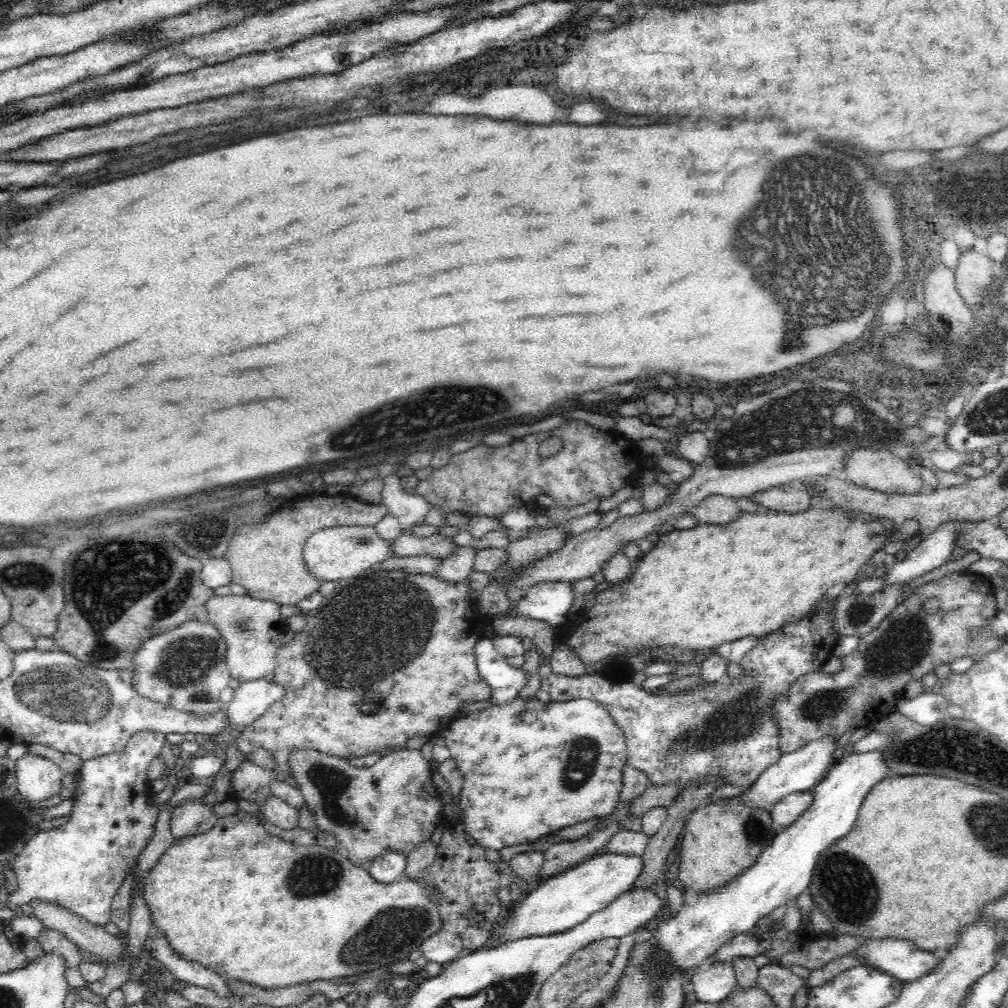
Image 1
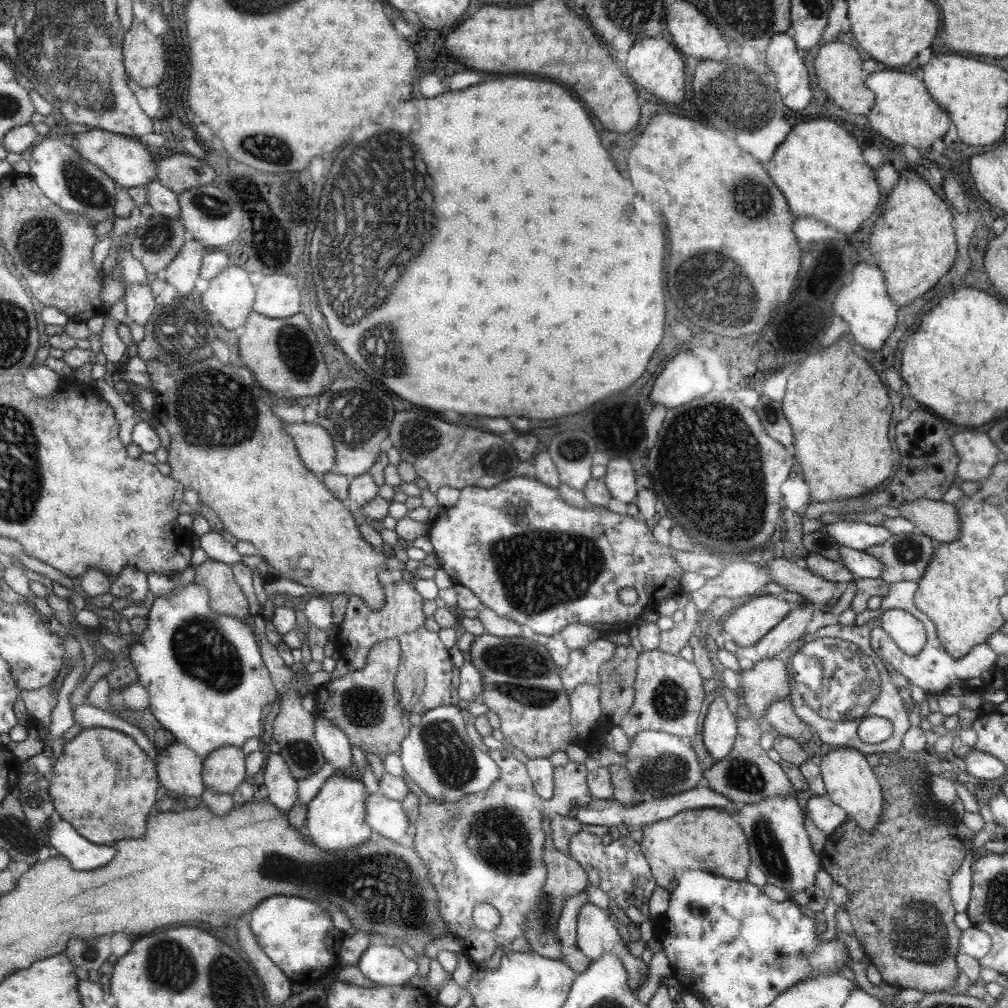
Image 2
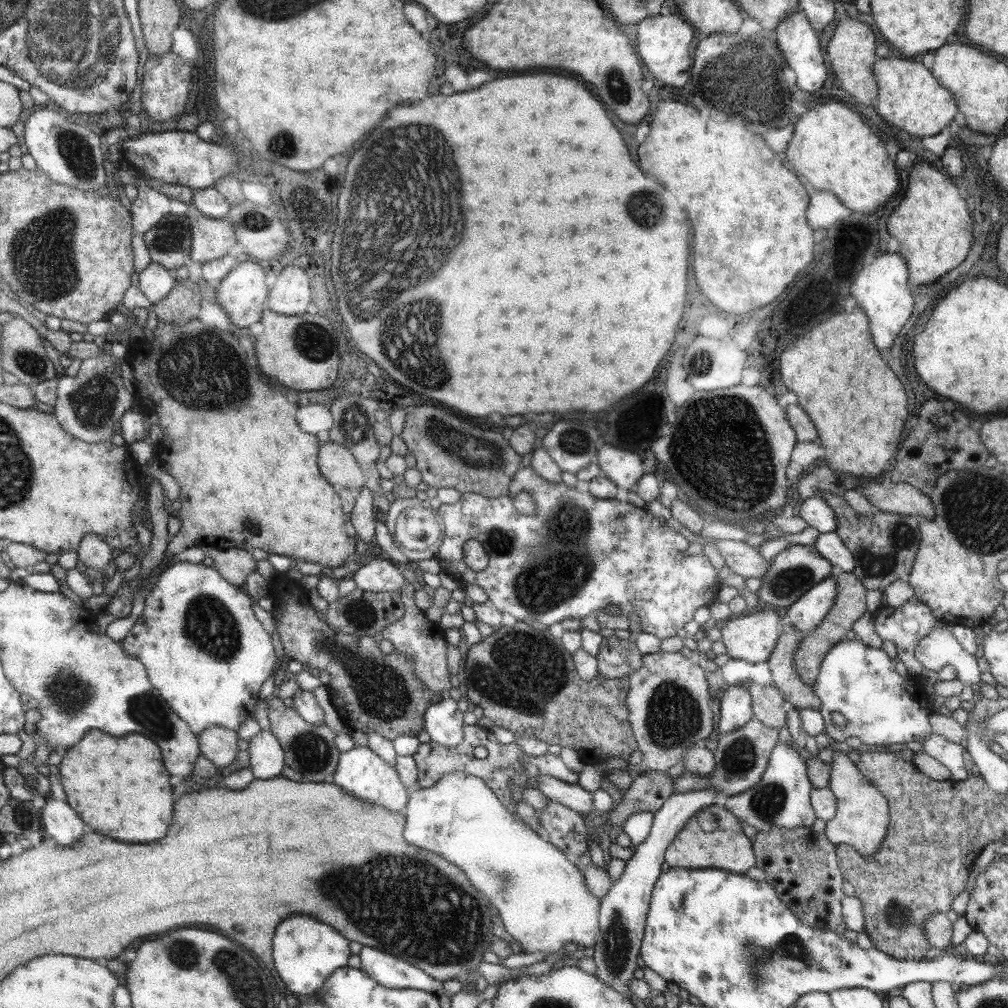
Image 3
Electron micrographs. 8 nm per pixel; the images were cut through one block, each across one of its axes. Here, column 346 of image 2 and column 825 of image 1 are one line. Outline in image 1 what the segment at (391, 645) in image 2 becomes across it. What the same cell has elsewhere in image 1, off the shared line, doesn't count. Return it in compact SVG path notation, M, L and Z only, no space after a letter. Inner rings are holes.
M956 572L934 580L932 584L924 584L914 592L907 594L899 606L869 634L864 635L858 642L858 647L843 658L842 669L834 674L826 675L820 671L800 676L792 682L785 694L778 694L772 700L772 717L777 721L777 729L780 732L779 749L781 754L788 754L798 750L805 744L821 740L827 735L834 738L842 737L848 731L869 727L872 721L880 721L881 718L892 713L896 709L896 702L903 696L904 686L912 680L921 680L928 671L952 662L972 657L975 663L980 663L990 651L997 650L1000 646L998 637L972 637L971 631L979 627L985 627L998 614L995 598L995 589L986 584L984 578L972 574L956 574ZM930 598L938 598L941 603L939 612L934 615L926 615L924 602Z

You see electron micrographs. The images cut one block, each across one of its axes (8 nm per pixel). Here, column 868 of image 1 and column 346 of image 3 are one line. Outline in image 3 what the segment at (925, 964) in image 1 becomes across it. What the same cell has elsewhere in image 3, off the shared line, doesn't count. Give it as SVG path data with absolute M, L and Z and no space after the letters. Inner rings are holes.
M294 916L282 922L282 926L278 926L278 934L274 936L274 968L290 992L317 995L335 970L348 964L348 944L350 942L332 926L316 922L308 916Z

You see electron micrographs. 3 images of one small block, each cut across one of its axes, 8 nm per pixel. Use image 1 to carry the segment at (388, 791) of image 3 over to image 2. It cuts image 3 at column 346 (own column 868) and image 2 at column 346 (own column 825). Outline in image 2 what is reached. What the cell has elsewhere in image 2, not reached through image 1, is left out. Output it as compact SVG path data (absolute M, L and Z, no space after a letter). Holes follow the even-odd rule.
M336 774L330 776L316 798L308 806L305 827L313 839L314 846L322 846L322 850L350 850L358 848L368 841L372 829L366 822L366 798L368 792L362 779L355 774Z

